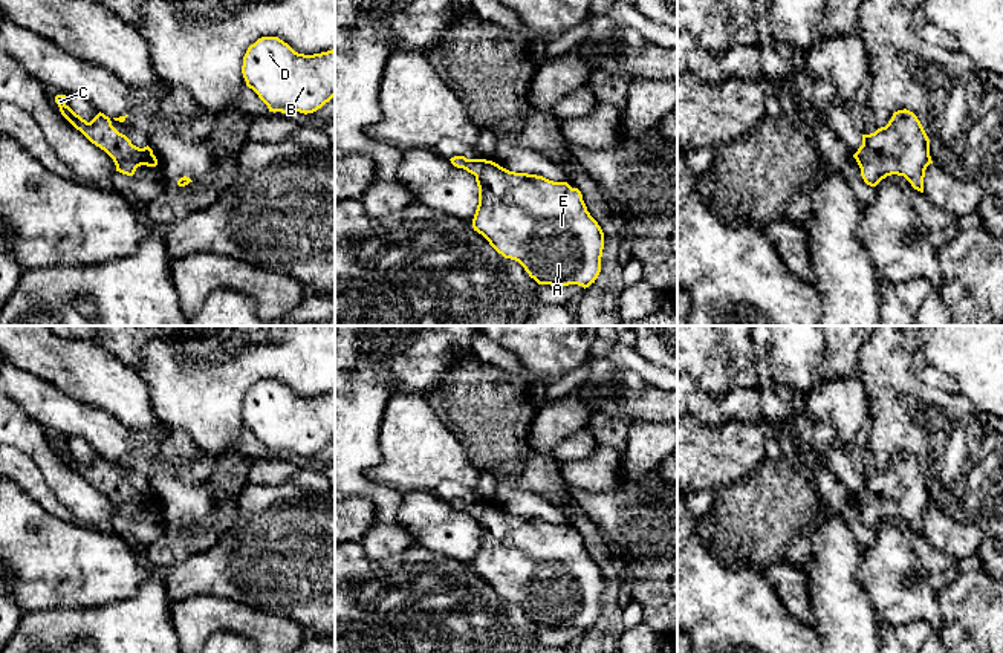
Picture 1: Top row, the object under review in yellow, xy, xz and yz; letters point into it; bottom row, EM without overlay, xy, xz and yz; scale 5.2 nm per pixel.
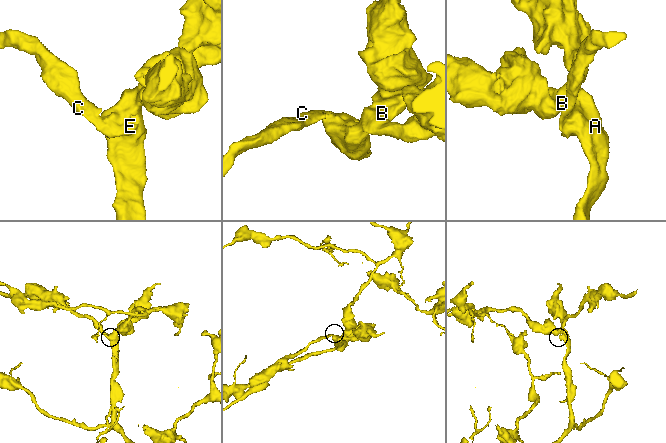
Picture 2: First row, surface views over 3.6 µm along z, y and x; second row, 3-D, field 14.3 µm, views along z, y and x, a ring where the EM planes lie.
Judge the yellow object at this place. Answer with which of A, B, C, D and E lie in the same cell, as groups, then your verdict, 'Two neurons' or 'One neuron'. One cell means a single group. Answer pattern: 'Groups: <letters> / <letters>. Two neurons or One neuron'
Groups: A B C D E. One neuron

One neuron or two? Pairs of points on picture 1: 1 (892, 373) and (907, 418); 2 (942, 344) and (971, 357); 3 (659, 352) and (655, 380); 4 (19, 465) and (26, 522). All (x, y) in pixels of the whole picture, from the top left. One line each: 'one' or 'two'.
1: one
2: one
3: two
4: two

